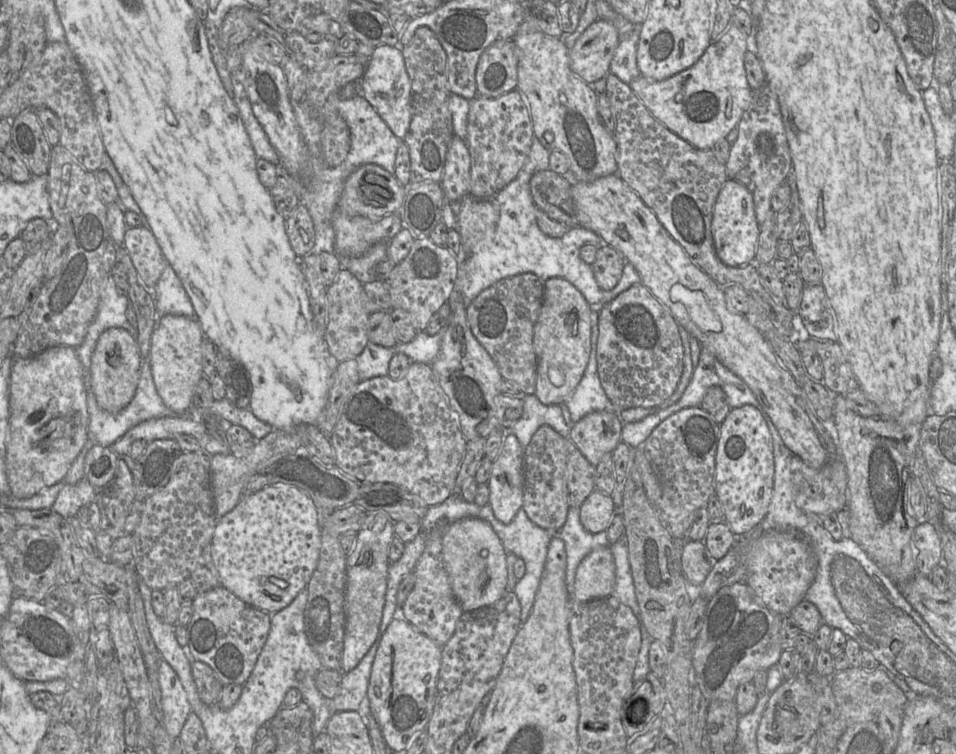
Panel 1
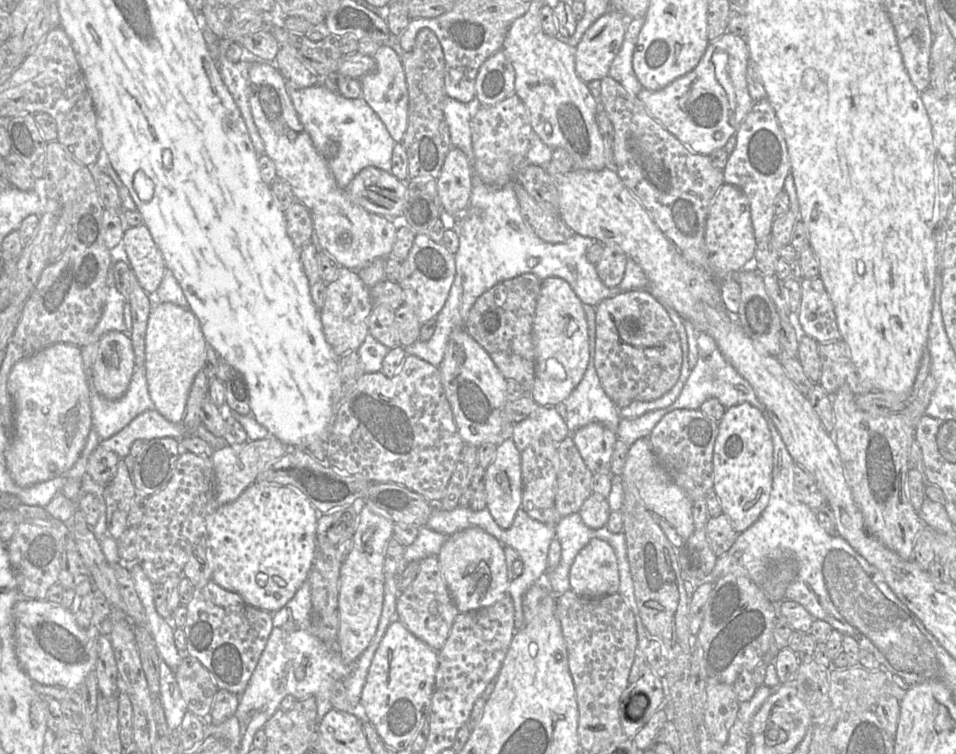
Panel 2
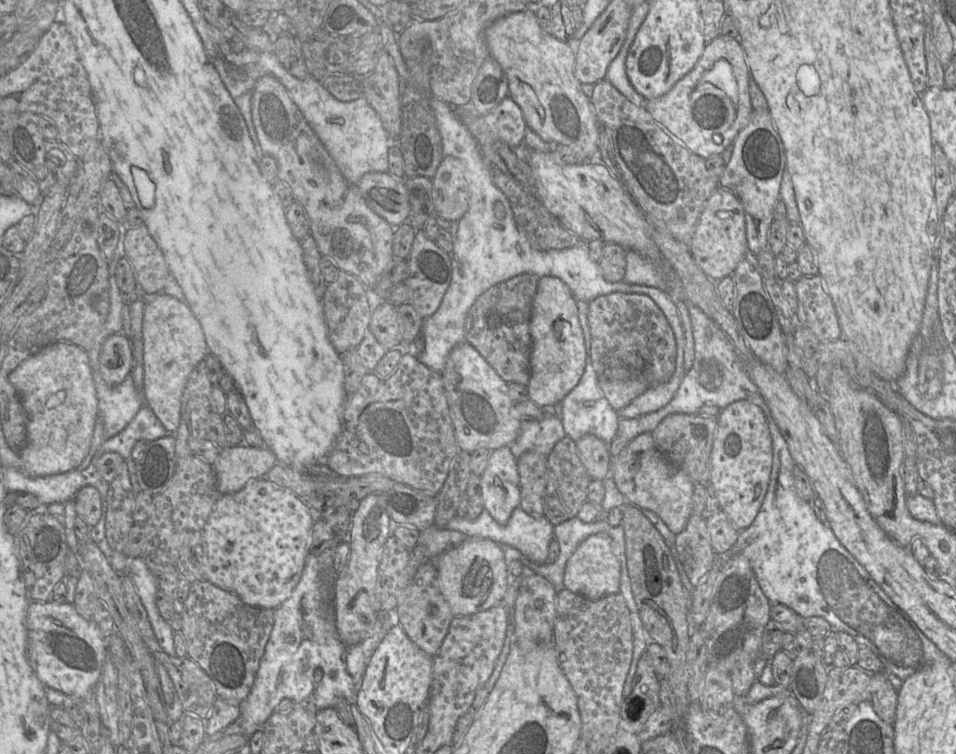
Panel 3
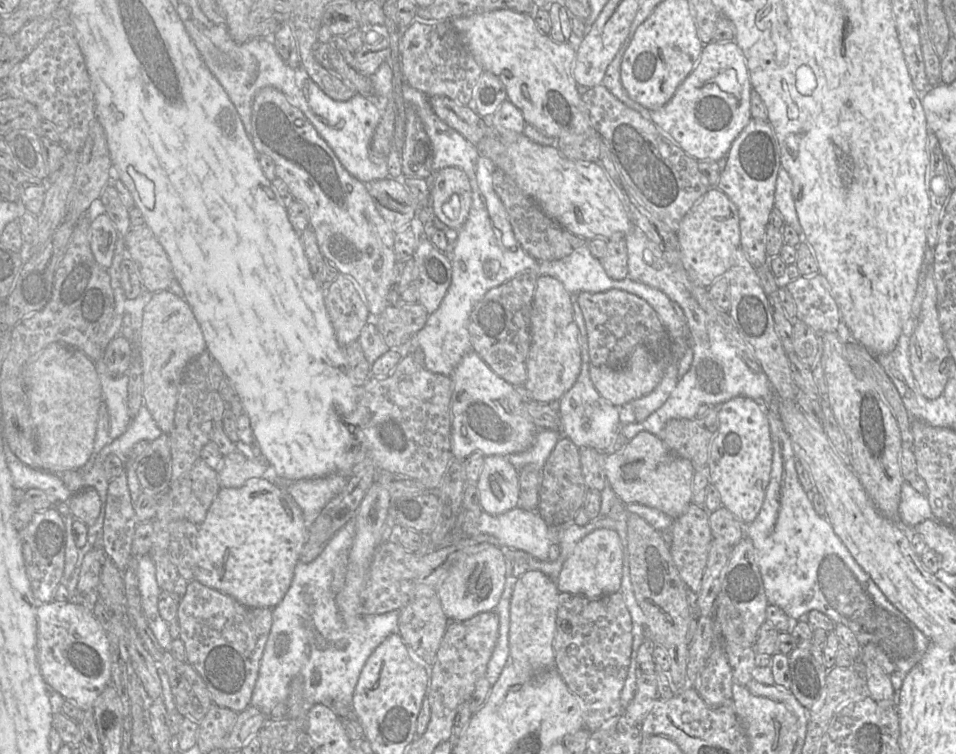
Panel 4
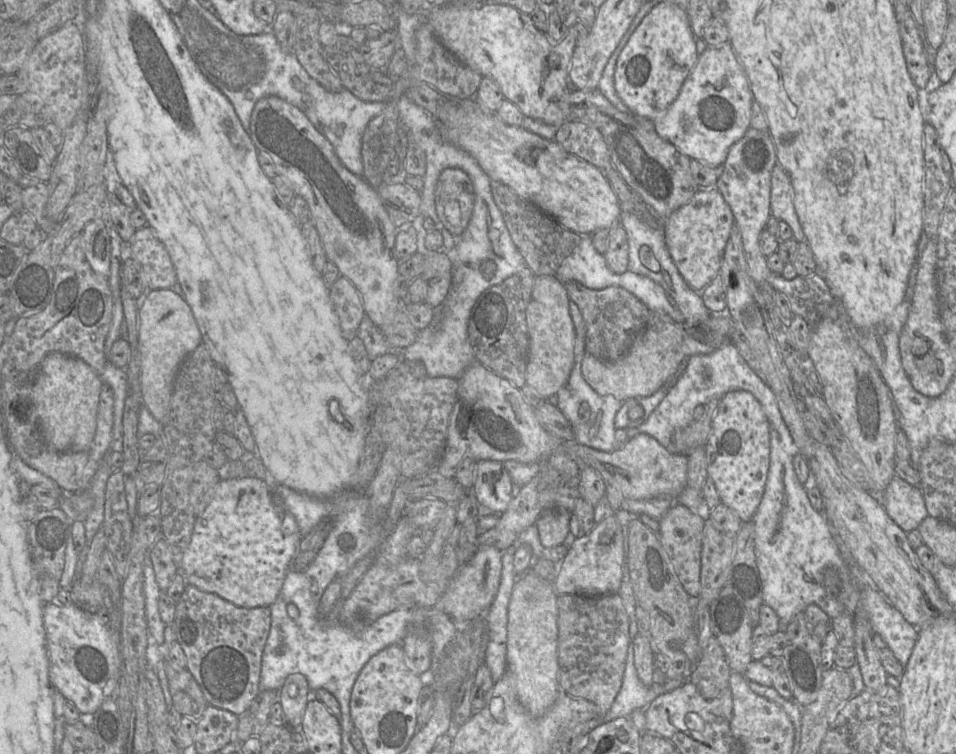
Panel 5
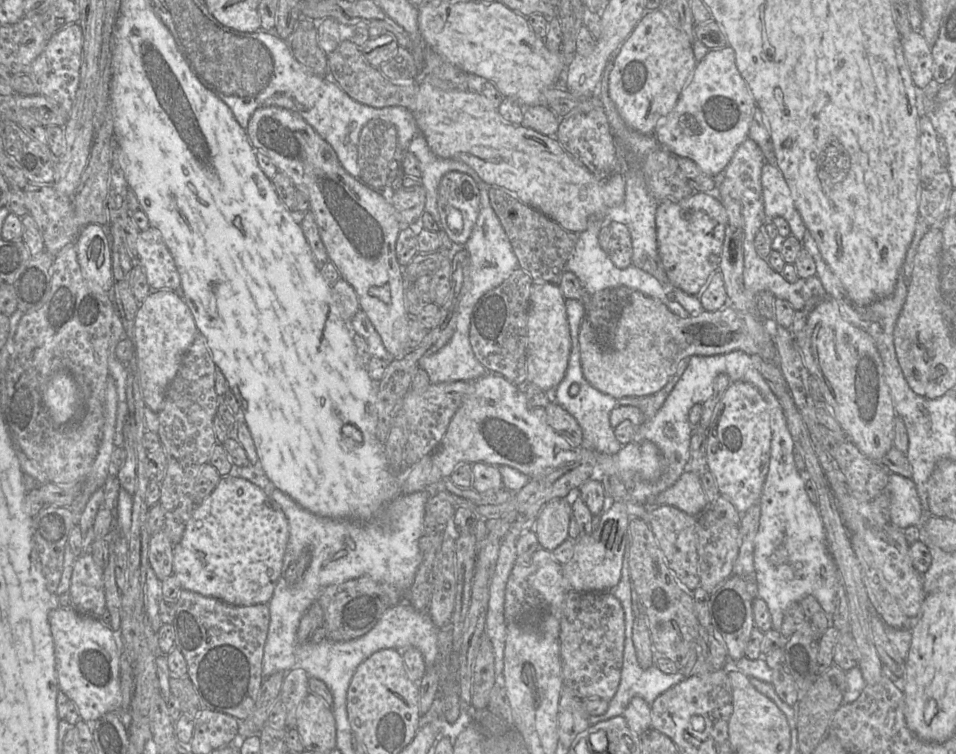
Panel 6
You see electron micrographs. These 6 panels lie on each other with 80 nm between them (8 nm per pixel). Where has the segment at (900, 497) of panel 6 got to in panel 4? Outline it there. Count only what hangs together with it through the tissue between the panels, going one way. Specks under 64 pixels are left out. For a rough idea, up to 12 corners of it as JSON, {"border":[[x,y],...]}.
{"border":[[905,481],[901,487],[899,525],[911,530],[935,519],[927,497]]}

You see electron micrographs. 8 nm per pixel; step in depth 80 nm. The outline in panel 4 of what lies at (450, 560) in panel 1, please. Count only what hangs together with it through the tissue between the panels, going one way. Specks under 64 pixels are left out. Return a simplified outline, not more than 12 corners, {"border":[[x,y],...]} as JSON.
{"border":[[498,545],[456,562],[438,587],[451,621],[496,609]]}

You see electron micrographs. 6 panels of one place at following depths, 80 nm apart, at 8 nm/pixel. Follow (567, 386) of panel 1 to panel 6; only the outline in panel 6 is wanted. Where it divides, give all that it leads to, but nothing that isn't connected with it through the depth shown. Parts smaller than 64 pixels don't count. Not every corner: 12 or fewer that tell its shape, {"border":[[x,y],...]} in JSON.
{"border":[[534,282],[527,318],[527,381],[563,380],[571,352],[559,285]]}

